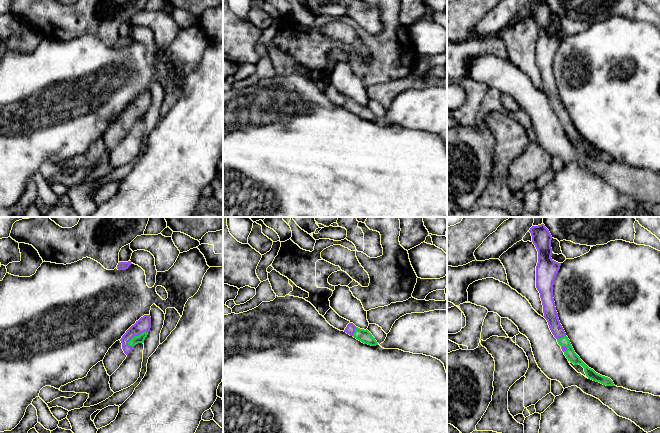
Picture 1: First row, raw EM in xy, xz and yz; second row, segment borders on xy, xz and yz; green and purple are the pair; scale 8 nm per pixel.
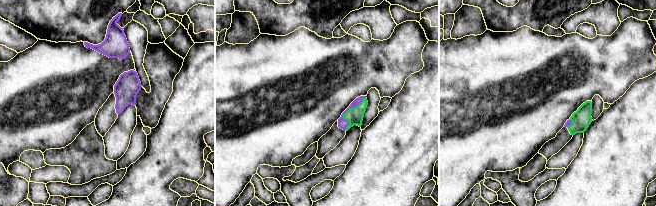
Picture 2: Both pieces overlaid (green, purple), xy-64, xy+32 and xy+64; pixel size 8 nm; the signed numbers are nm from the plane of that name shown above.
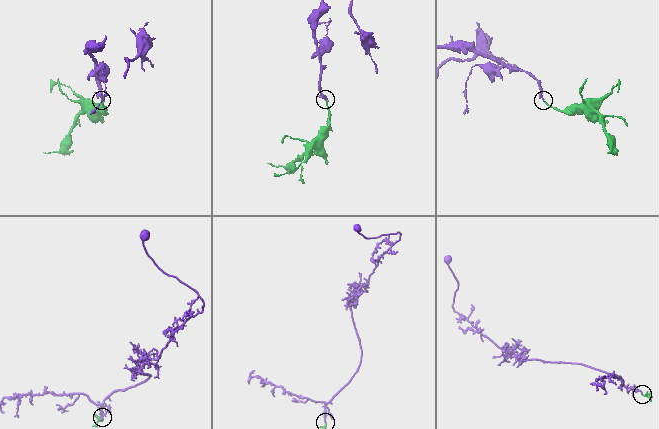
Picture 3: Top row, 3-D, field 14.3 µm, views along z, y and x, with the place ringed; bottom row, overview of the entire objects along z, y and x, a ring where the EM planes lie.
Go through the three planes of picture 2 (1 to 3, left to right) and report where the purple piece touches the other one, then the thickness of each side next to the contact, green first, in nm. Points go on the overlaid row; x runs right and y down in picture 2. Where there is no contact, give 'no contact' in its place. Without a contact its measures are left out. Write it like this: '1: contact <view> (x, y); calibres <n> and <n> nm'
1: no contact
2: contact xy+32 (346, 112); calibres 130 and 80 nm
3: contact xy+64 (571, 123); calibres 160 and 50 nm

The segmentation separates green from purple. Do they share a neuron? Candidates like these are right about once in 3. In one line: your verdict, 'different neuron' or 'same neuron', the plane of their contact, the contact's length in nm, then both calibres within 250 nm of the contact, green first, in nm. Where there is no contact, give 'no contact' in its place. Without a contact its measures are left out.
same neuron | xy | 200 nm | 70/110 nm

